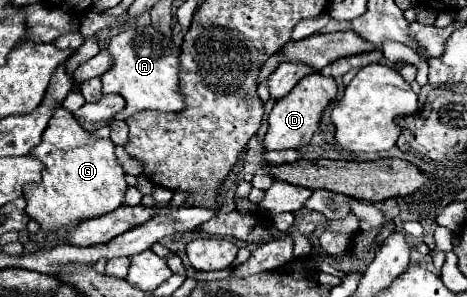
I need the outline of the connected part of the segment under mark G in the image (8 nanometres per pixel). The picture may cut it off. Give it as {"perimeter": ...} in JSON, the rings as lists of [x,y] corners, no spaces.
{"perimeter":[[[64,106],[56,108],[44,130],[42,142],[30,152],[30,156],[46,166],[42,170],[42,180],[26,184],[24,192],[28,202],[26,212],[40,222],[42,230],[54,230],[86,218],[96,218],[124,204],[124,190],[128,184],[124,180],[124,170],[116,162],[114,142],[90,136],[90,132],[86,132]]]}

